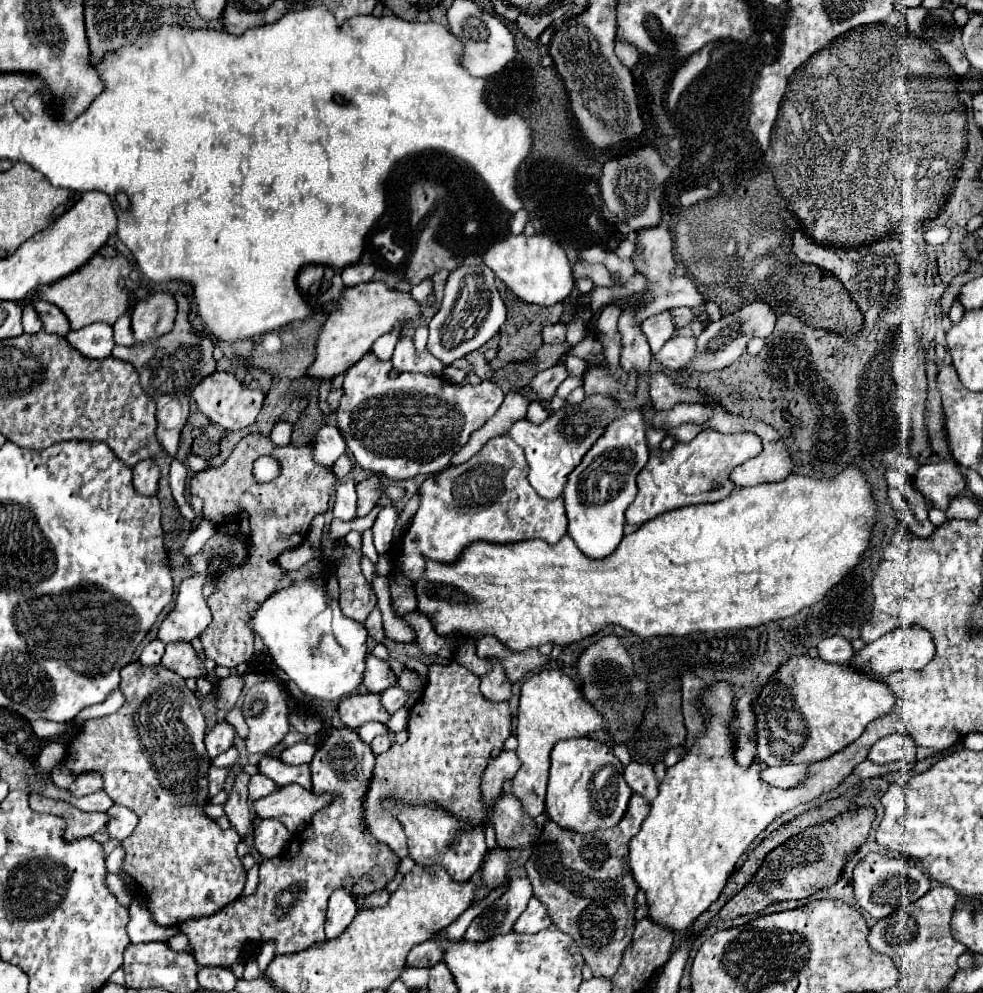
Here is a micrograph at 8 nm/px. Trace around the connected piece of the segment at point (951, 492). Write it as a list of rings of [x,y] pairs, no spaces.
[[[938,461],[922,463],[912,479],[912,487],[928,501],[930,507],[946,511],[950,501],[966,489],[966,483],[952,461]]]

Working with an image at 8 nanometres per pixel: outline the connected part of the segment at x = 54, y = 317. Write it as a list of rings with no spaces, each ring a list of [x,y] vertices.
[[[34,301],[32,305],[44,323],[44,331],[56,333],[56,335],[66,335],[70,331],[68,319],[64,317],[64,313],[56,305],[52,305],[48,301]]]

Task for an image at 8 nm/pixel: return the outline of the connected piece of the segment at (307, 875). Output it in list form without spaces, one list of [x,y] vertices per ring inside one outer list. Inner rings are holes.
[[[348,727],[332,729],[328,739],[324,741],[324,745],[316,751],[316,755],[310,763],[310,769],[312,769],[312,785],[314,785],[312,793],[316,793],[316,795],[330,793],[334,797],[334,801],[330,801],[330,805],[326,805],[318,813],[314,813],[310,825],[302,833],[296,835],[296,839],[294,839],[296,845],[288,845],[286,853],[284,853],[284,861],[262,861],[260,863],[260,885],[254,895],[238,897],[236,901],[232,901],[230,905],[212,913],[210,917],[188,919],[180,925],[180,929],[190,939],[190,947],[194,951],[194,957],[200,967],[228,967],[230,969],[234,963],[246,961],[250,955],[256,955],[260,945],[268,943],[268,941],[274,941],[274,945],[276,945],[274,955],[300,953],[314,943],[326,941],[324,915],[326,915],[326,907],[328,907],[328,899],[330,899],[332,891],[344,889],[356,901],[356,907],[364,909],[364,899],[368,895],[376,893],[378,889],[384,889],[394,879],[400,857],[388,845],[376,841],[366,831],[366,823],[364,823],[364,797],[368,793],[368,785],[370,785],[372,771],[374,771],[374,757],[372,757],[370,745],[360,741],[360,737],[354,729],[348,729]],[[292,883],[304,885],[304,891],[300,895],[300,901],[296,901],[296,905],[292,905],[292,911],[288,911],[288,915],[284,919],[280,919],[278,909],[276,909],[276,895],[282,891],[282,887],[288,887]],[[246,945],[252,947],[250,953],[244,953]]]

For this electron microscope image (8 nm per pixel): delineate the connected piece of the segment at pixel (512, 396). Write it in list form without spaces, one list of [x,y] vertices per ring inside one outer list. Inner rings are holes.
[[[510,391],[504,397],[504,403],[496,411],[496,415],[492,419],[488,419],[476,433],[472,433],[470,441],[452,457],[452,465],[460,465],[460,463],[468,461],[470,457],[474,457],[482,449],[482,445],[488,439],[492,439],[496,435],[504,435],[504,429],[512,421],[520,421],[520,417],[526,417],[528,405],[530,405],[530,401],[524,395],[520,395],[516,391]]]

